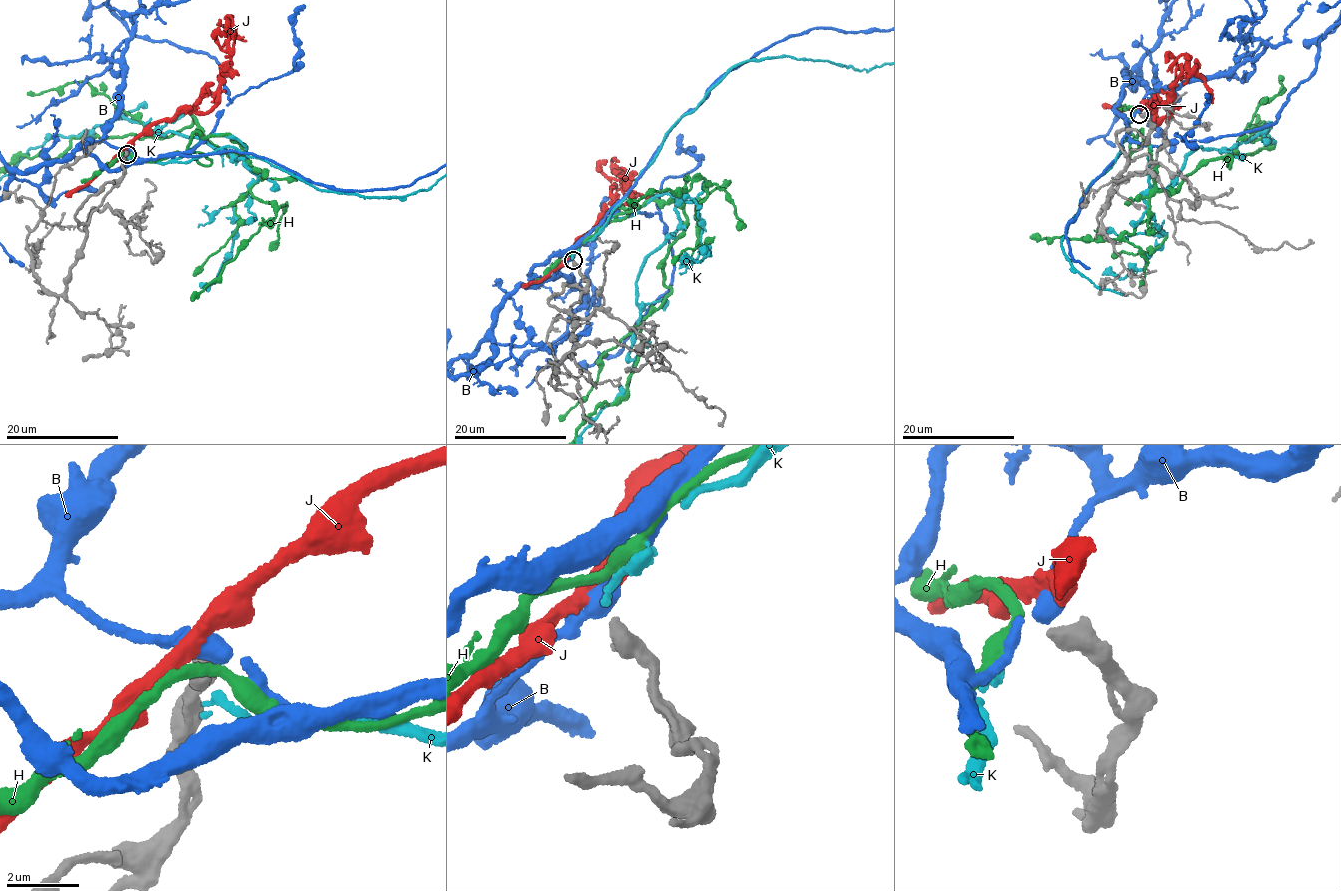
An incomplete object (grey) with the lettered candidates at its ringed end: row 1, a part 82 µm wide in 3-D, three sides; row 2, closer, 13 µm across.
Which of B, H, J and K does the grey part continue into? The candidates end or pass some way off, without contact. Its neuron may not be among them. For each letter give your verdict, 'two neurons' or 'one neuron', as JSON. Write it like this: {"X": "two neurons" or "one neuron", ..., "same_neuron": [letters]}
{"B": "two neurons", "H": "two neurons", "J": "two neurons", "K": "one neuron", "same_neuron": ["K"]}

